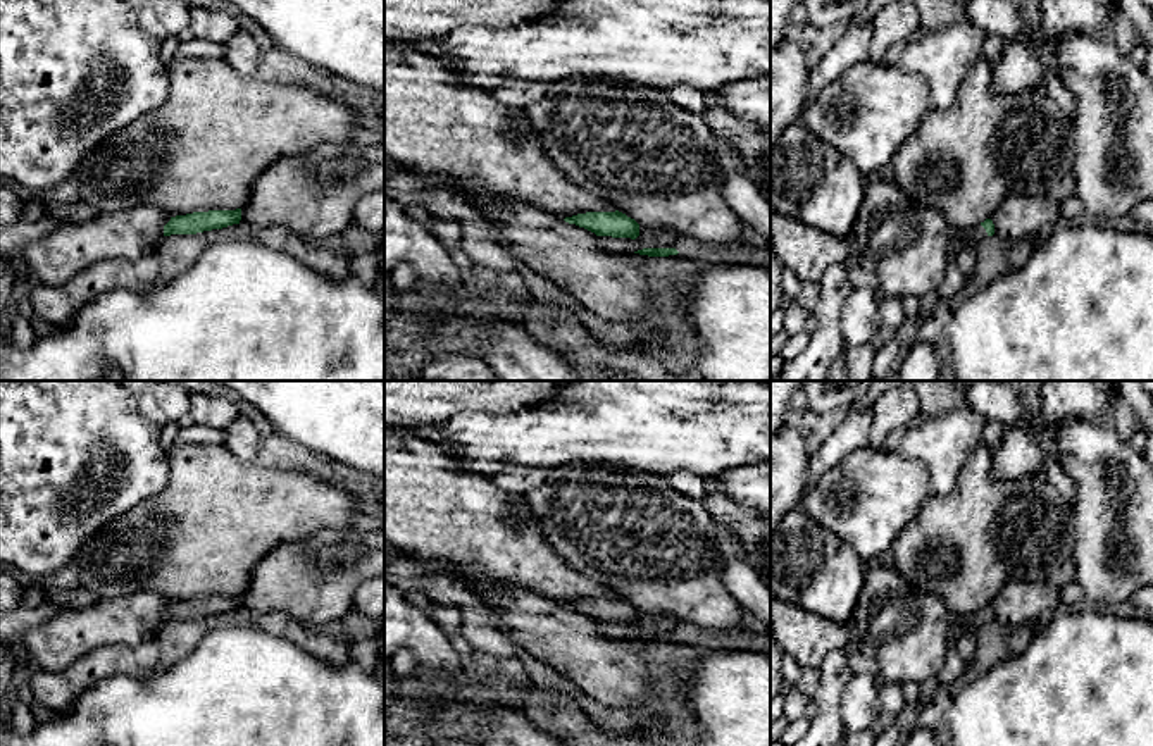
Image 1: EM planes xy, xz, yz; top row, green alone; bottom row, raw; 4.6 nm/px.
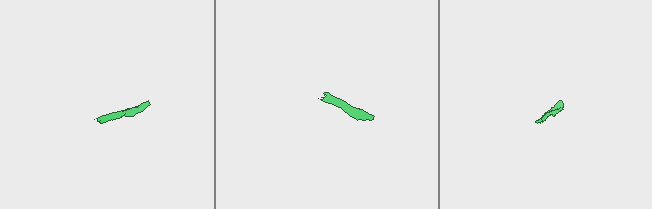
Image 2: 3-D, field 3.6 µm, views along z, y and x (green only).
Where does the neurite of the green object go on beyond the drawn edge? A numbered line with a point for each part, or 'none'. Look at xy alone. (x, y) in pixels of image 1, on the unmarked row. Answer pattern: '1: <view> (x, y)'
none

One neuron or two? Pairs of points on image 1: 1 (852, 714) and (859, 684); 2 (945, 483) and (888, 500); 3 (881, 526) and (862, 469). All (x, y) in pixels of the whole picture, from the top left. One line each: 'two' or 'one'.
1: one
2: two
3: one

